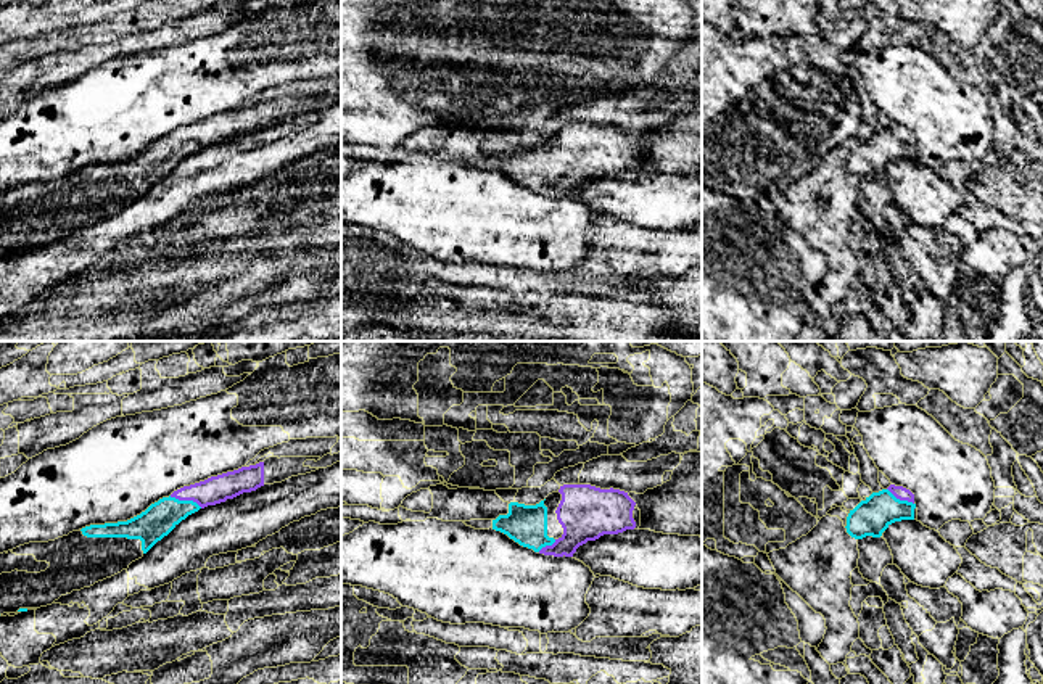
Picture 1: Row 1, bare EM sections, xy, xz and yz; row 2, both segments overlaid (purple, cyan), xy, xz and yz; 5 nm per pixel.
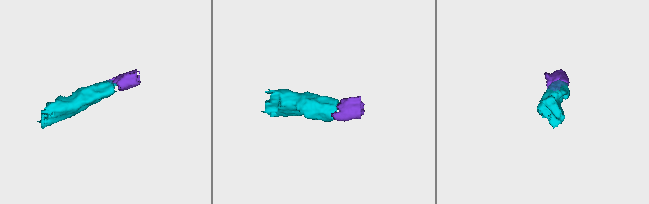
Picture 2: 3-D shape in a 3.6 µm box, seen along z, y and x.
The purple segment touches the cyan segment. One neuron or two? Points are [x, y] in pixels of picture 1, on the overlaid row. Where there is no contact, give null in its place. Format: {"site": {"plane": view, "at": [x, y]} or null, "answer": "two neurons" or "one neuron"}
{"site": {"plane": "xy", "at": [185, 499]}, "answer": "one neuron"}

